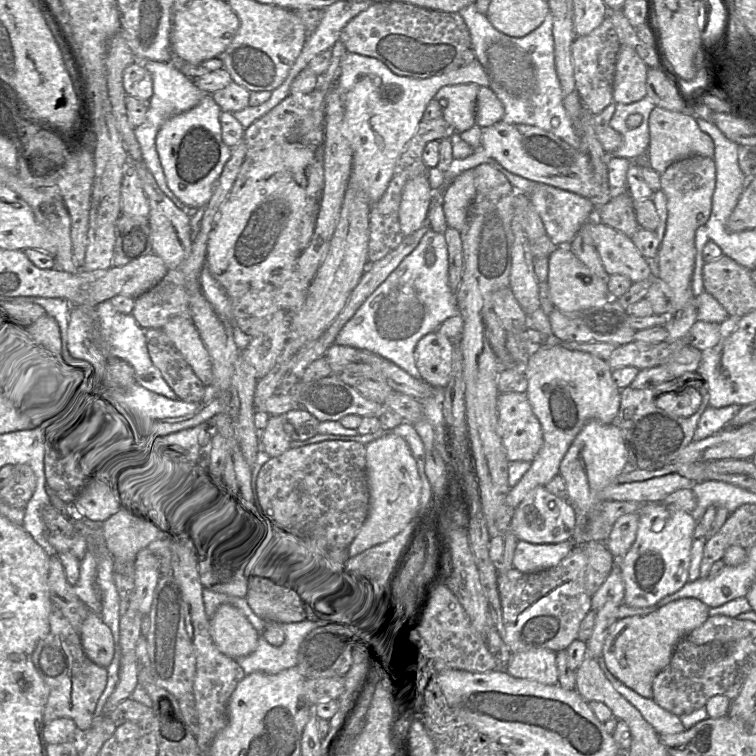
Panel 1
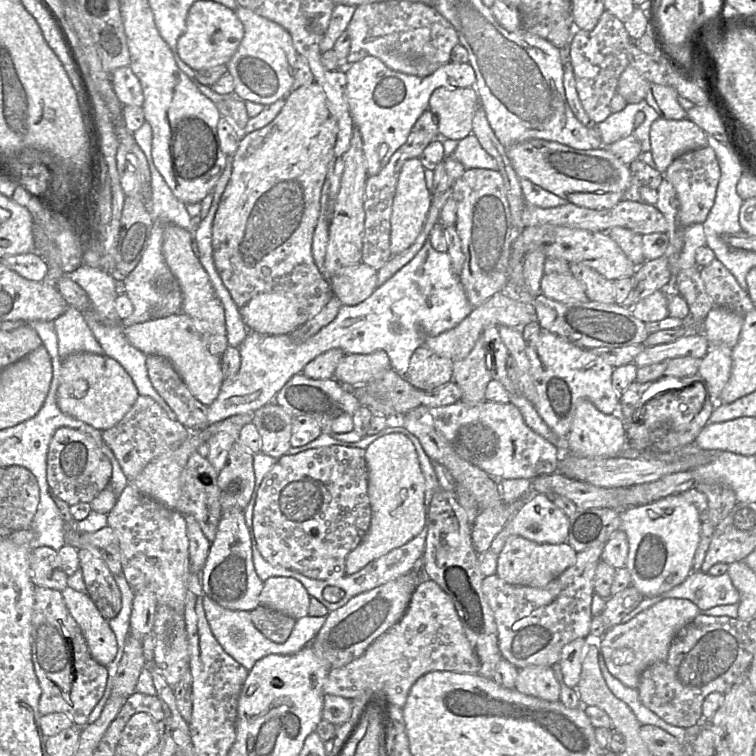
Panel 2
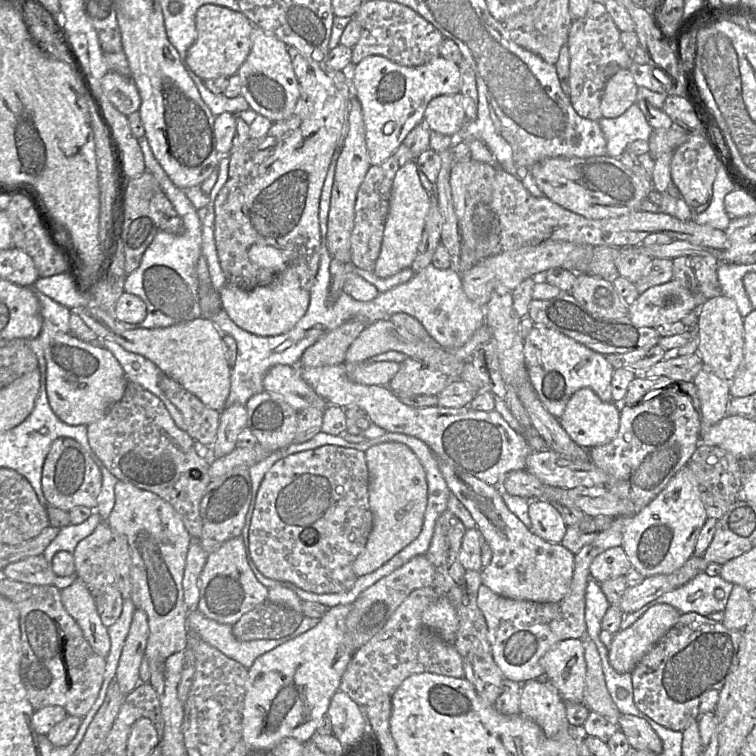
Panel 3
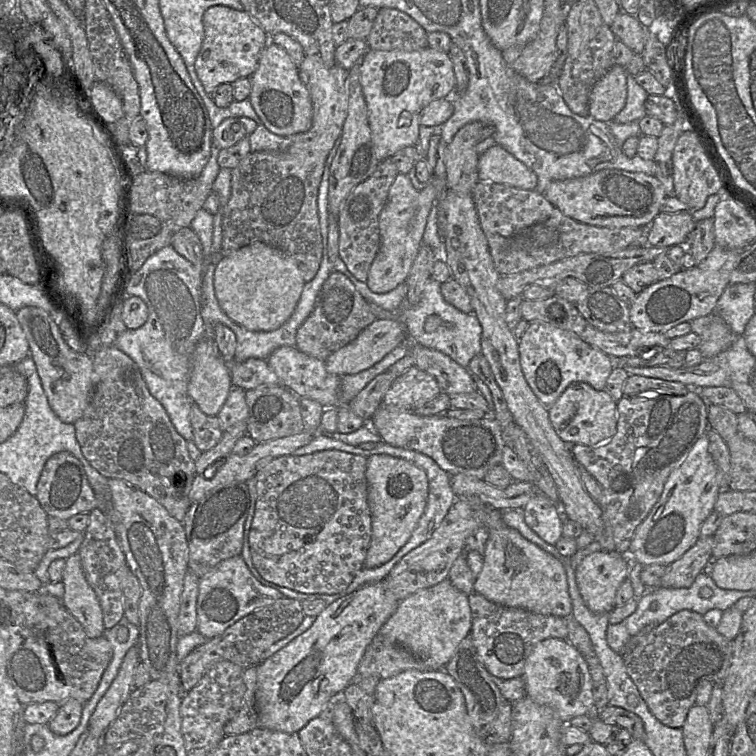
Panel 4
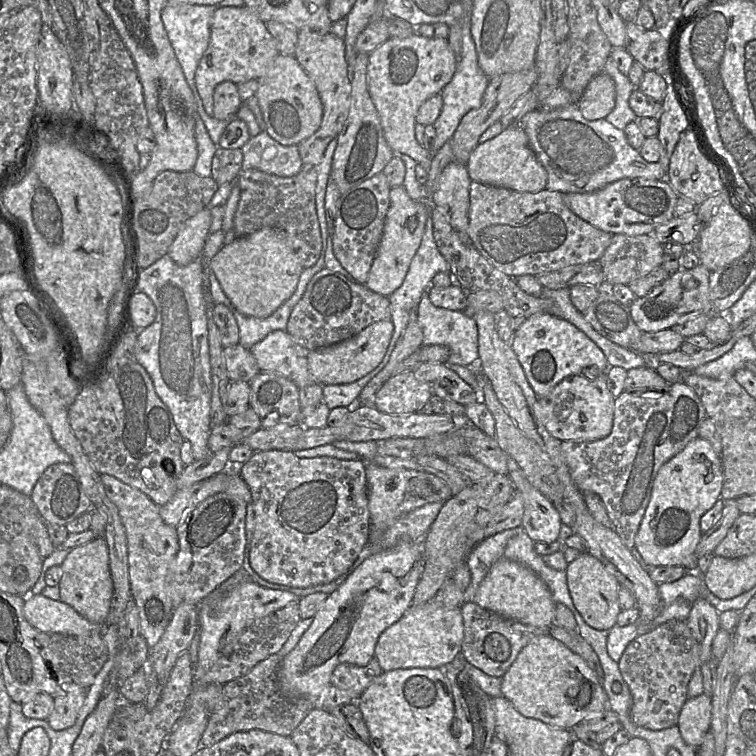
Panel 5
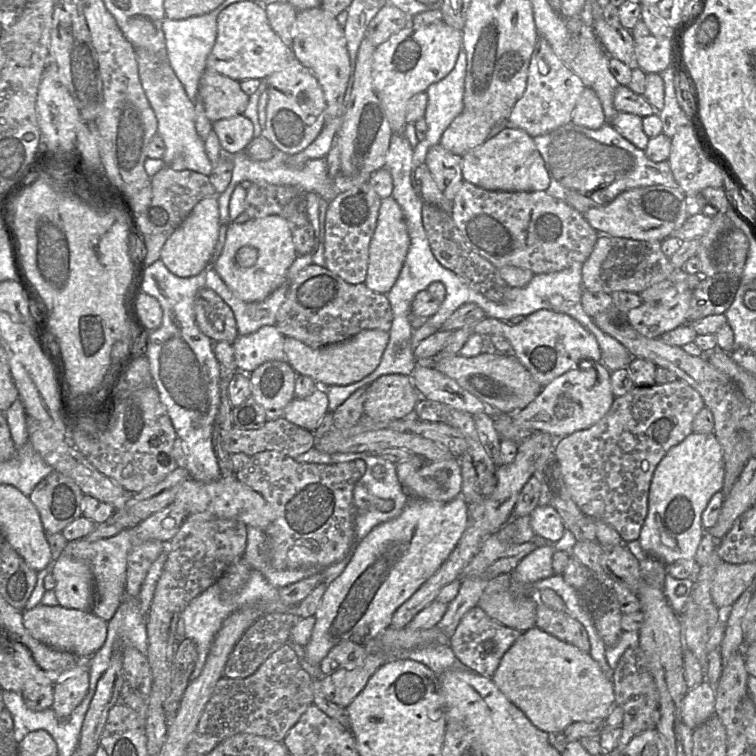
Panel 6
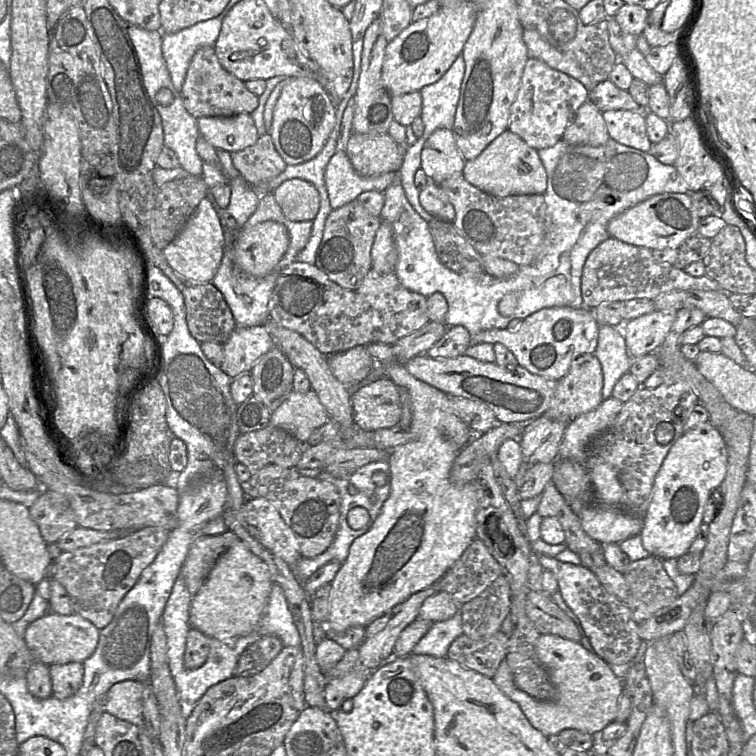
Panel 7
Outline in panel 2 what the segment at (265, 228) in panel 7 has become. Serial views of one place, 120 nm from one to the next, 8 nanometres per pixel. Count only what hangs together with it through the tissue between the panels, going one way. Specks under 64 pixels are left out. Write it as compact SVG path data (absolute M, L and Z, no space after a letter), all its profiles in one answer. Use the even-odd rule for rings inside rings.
M281 292L260 293L239 308L239 314L250 332L262 335L290 335L308 321L291 295Z

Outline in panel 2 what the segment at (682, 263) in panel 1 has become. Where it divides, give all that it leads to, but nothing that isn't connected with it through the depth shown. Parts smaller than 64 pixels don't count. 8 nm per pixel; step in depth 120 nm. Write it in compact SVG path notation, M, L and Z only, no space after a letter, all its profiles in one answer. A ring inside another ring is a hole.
M707 145L681 154L667 167L663 178L667 179L676 191L679 200L679 226L686 228L695 223L703 223L714 204L720 179L720 168L715 151Z

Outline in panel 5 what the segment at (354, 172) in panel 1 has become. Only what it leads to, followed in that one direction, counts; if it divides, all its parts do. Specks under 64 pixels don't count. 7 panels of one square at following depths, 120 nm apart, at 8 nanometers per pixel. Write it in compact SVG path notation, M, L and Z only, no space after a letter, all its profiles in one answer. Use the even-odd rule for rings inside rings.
M416 32L407 38L389 38L369 54L368 90L379 114L384 138L394 154L408 155L426 171L430 170L433 154L416 140L416 115L427 99L441 93L456 67L447 39L427 38Z

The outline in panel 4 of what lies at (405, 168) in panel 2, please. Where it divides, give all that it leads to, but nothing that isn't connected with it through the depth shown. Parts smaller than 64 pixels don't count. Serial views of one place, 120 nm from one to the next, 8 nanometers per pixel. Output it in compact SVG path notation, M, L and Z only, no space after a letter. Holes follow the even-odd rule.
M399 173L397 175L390 187L388 200L379 217L380 248L366 281L371 291L384 294L405 283L422 246L428 216L437 200L438 193L432 183L426 183L426 187L419 191L413 187L407 174Z

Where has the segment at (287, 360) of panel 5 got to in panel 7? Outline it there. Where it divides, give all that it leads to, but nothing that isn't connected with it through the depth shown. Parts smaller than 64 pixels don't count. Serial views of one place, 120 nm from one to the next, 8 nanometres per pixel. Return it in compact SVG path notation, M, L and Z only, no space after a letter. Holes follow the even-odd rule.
M263 325L236 327L223 343L220 369L231 378L251 372L257 360L275 346L275 340Z

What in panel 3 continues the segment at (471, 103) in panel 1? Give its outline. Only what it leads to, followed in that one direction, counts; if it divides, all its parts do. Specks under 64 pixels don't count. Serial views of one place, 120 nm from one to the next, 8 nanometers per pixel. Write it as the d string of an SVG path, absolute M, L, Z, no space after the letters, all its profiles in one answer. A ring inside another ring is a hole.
M462 94L433 98L424 112L423 122L431 131L447 136L456 135L466 123Z

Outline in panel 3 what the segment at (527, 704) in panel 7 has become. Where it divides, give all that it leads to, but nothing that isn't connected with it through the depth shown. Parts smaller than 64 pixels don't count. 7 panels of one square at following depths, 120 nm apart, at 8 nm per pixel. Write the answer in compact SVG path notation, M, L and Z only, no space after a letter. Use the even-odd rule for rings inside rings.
M582 639L557 643L540 659L540 664L564 702L582 704L586 675Z

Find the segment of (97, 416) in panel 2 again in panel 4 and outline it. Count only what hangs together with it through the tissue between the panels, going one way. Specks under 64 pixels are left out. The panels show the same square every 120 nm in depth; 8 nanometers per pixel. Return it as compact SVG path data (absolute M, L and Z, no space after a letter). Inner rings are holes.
M25 306L15 313L26 336L29 356L35 363L49 406L61 421L74 424L83 415L94 391L90 350L82 348L83 352L77 352L70 348L54 319L41 308Z

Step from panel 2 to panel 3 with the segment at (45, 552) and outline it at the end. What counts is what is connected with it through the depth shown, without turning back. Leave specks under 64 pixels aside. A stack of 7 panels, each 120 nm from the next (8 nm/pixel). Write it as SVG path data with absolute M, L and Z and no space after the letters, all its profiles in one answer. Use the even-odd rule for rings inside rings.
M44 554L31 556L26 559L11 563L2 570L1 574L2 577L14 581L20 581L20 582L30 583L35 585L51 585L53 584L53 581L56 578L56 574L52 569L52 564L51 562L48 562L45 559Z

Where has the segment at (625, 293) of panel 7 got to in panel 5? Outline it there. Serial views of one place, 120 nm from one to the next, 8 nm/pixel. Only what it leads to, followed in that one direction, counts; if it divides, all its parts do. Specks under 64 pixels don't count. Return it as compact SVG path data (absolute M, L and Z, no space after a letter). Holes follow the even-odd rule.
M653 234L612 235L611 243L599 259L606 286L629 285L661 266L664 251Z

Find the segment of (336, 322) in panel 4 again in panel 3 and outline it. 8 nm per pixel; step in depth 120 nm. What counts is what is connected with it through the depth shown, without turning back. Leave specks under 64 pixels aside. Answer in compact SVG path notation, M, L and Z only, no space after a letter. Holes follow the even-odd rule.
M361 320L345 322L307 348L298 365L303 368L316 368L345 364L348 348L366 327L366 322Z

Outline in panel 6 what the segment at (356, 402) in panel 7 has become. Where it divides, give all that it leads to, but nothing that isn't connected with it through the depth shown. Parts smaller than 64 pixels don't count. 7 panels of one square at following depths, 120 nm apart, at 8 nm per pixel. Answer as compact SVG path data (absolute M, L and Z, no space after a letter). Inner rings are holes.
M384 375L367 388L364 415L381 422L401 420L414 416L420 399L411 376Z

